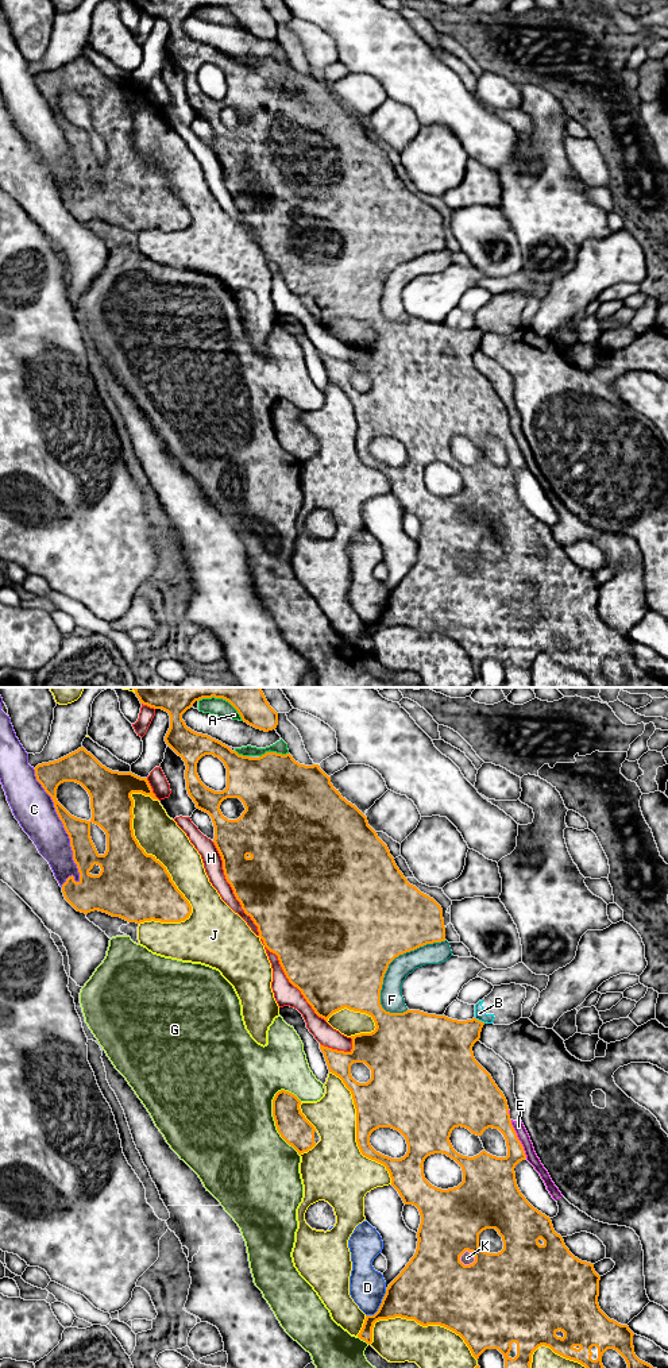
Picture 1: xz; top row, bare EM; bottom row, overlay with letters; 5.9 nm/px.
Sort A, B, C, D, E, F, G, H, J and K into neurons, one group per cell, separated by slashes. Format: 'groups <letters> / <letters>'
groups A B D E F G H K / C / J

